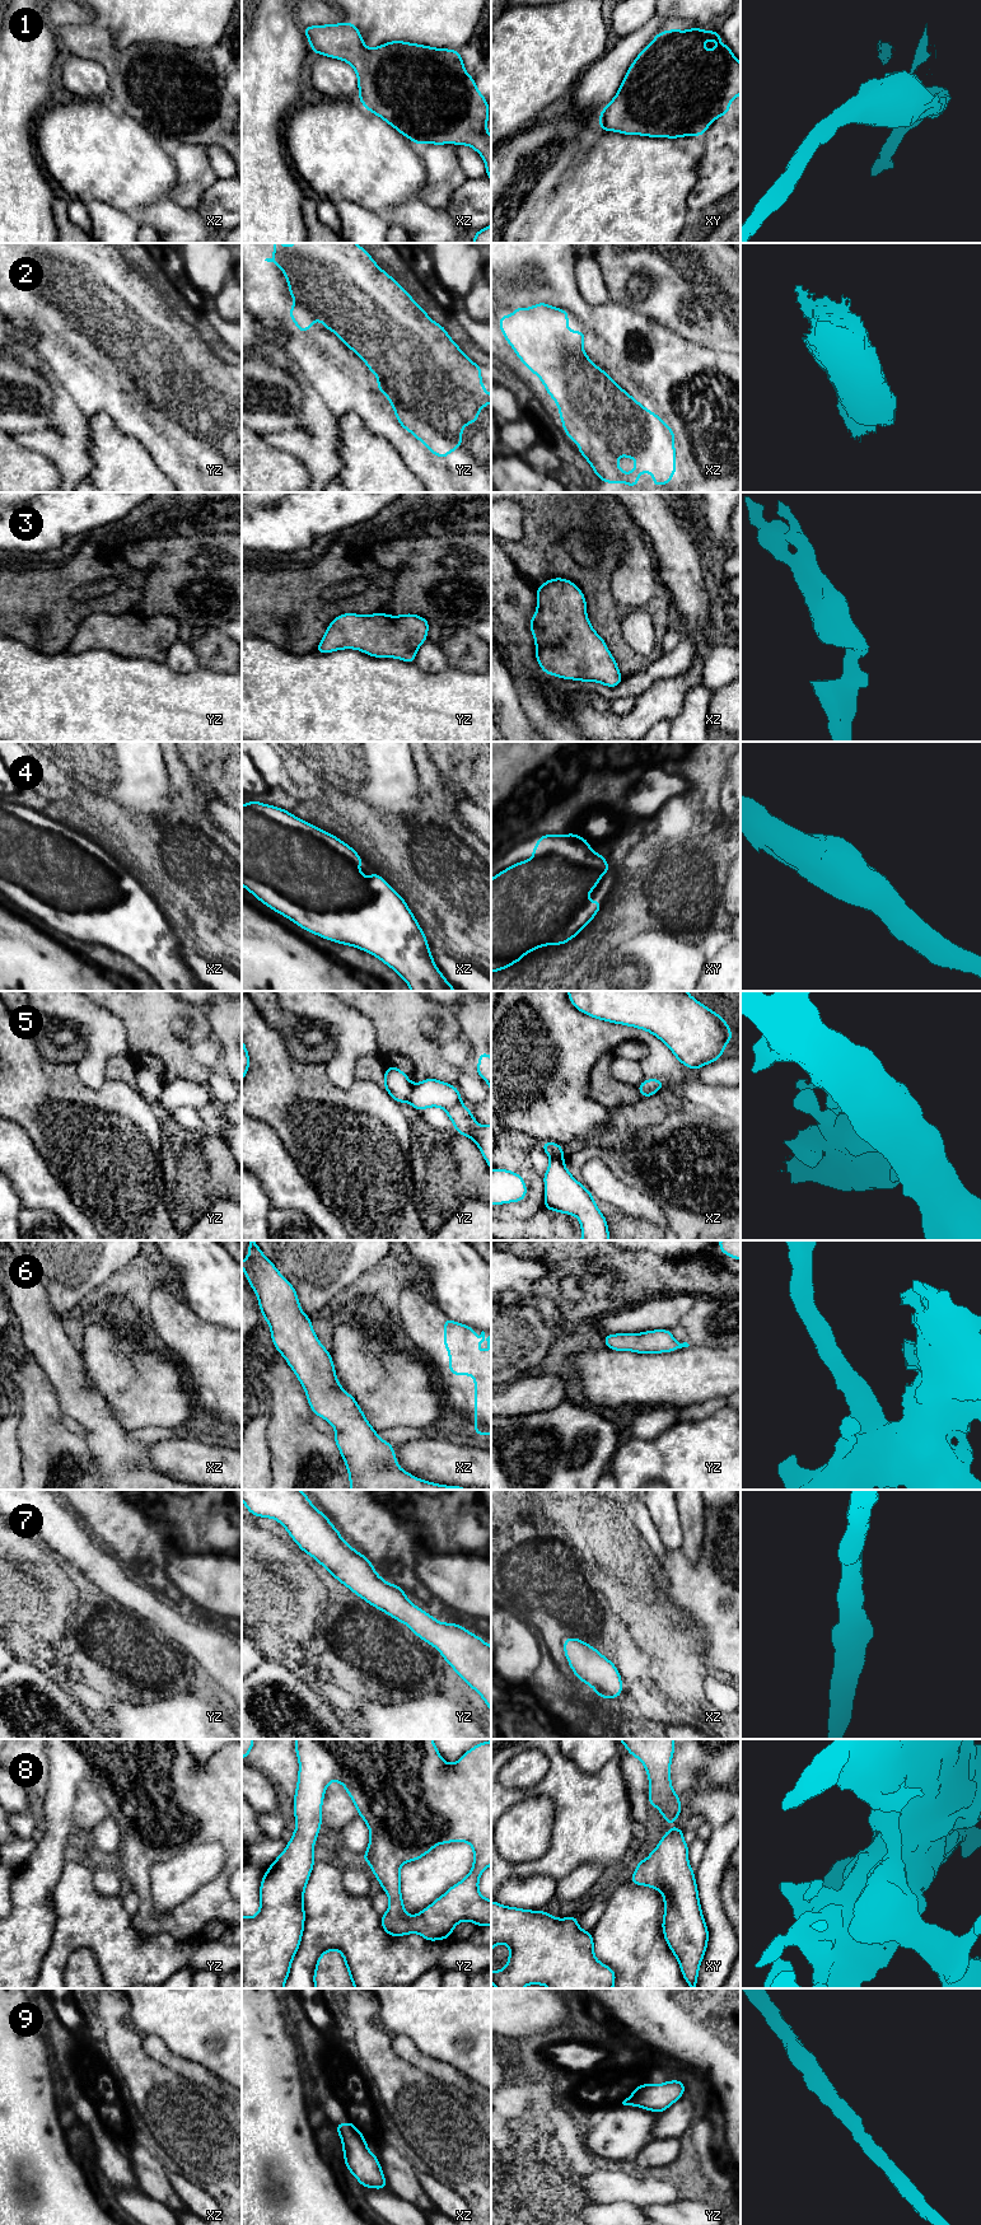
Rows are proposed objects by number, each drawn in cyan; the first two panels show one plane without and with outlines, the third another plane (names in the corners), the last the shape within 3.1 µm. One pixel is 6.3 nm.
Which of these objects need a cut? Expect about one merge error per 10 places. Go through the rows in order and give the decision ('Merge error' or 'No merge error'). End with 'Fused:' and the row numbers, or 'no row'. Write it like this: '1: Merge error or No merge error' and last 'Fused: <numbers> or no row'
1: No merge error
2: No merge error
3: No merge error
4: No merge error
5: Merge error
6: No merge error
7: No merge error
8: No merge error
9: No merge error
Fused: 5

